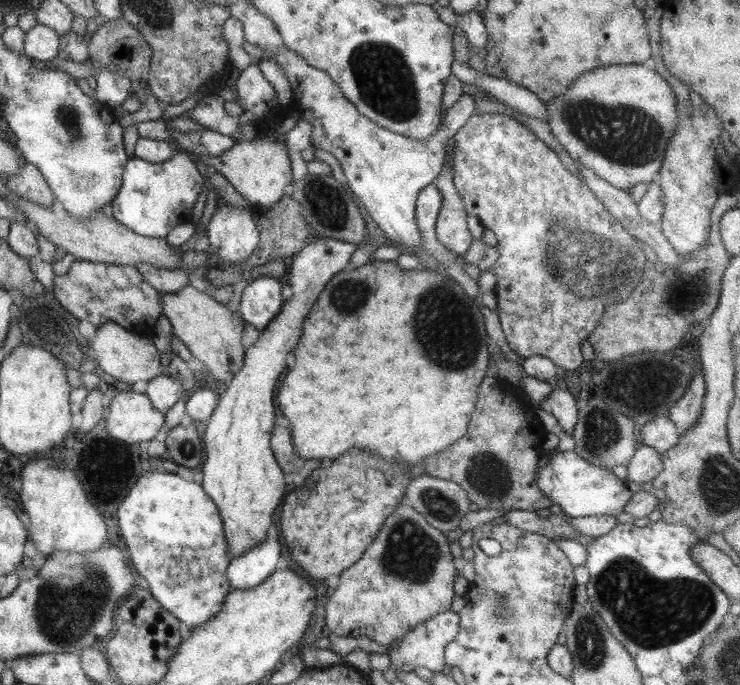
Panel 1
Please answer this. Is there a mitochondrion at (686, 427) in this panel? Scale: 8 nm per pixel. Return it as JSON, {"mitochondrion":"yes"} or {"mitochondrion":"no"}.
{"mitochondrion":"no"}

